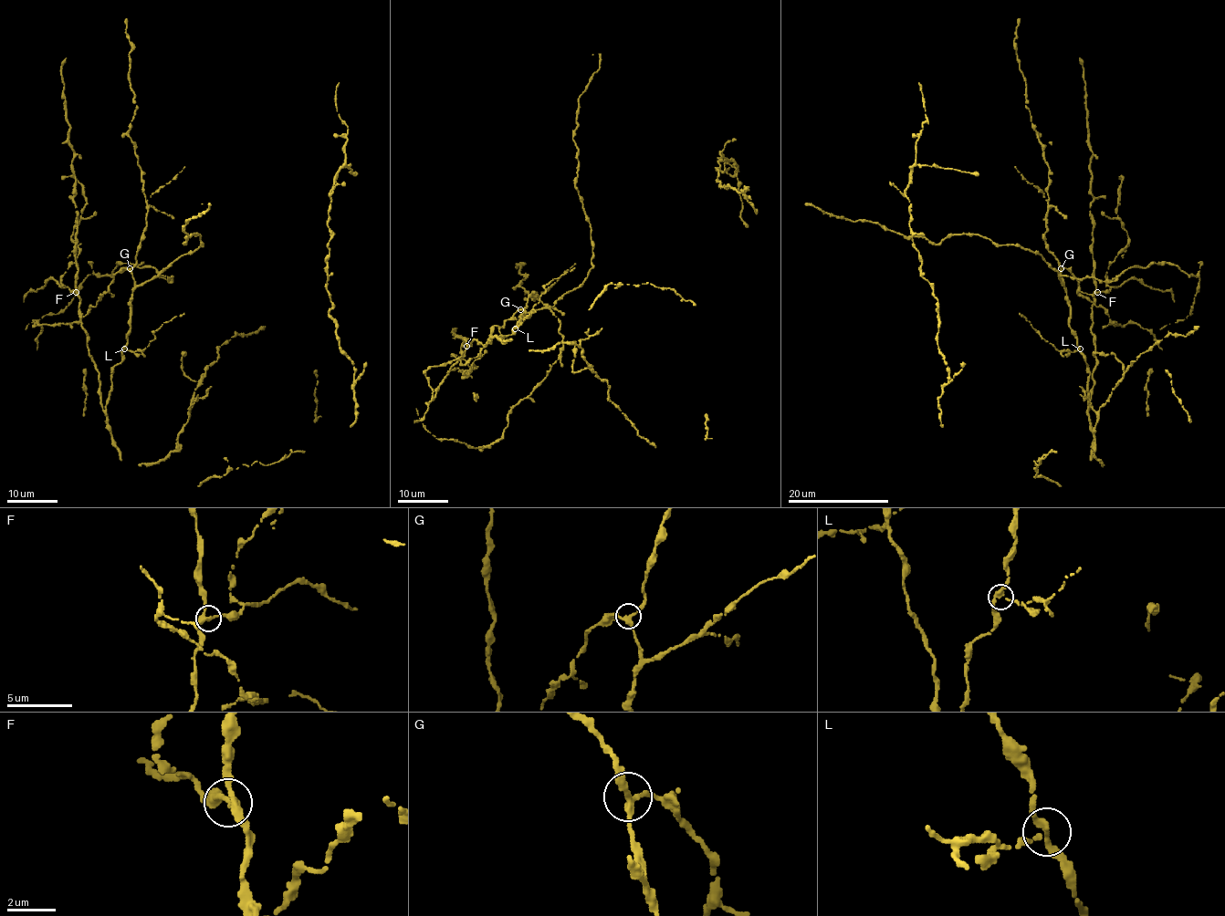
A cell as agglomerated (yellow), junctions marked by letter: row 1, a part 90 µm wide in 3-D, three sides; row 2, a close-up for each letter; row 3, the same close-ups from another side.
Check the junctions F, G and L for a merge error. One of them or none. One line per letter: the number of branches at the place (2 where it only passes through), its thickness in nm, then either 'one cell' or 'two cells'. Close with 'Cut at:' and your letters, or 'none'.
F: 3 branches meet; 260 nm thick; one cell
G: 3 branches meet; 240 nm thick; one cell
L: 3 branches meet; 260 nm thick; two cells
Cut at: L

